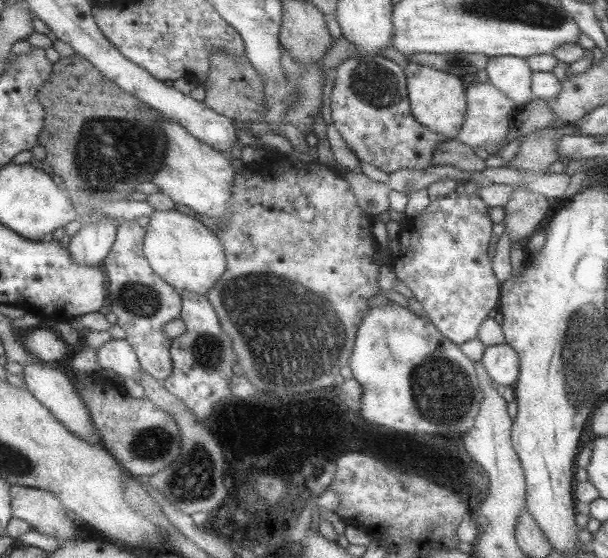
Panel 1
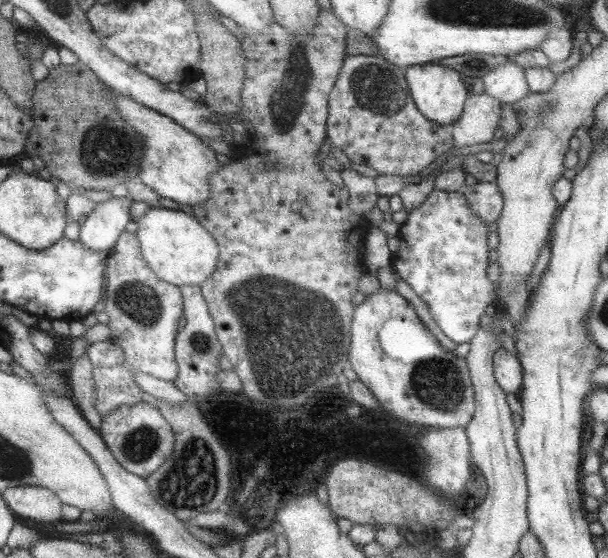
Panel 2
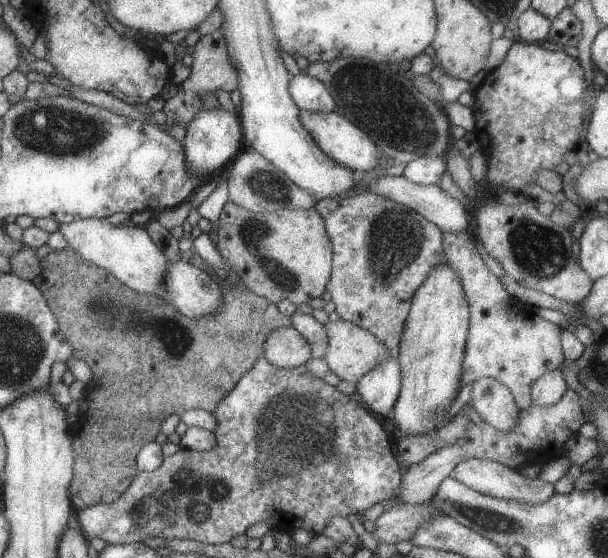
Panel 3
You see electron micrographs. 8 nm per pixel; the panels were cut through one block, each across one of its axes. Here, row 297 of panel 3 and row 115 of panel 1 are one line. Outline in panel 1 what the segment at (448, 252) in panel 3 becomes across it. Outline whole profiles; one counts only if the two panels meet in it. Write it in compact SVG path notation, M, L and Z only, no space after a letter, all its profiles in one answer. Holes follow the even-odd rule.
M476 81L466 89L466 114L463 125L457 133L456 139L459 142L473 149L484 148L490 155L502 148L508 132L509 119L513 119L517 108L512 105L512 101L506 98L505 94L499 93L488 82L483 84Z

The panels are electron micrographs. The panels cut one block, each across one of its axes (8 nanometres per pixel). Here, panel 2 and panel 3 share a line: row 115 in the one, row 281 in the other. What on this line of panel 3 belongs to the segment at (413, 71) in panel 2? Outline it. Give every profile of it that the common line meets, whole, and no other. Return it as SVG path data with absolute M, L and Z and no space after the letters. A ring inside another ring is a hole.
M447 262L439 263L425 276L411 298L396 353L400 390L392 409L392 420L403 435L435 431L446 423L446 410L461 388L459 378L468 319L460 277Z

